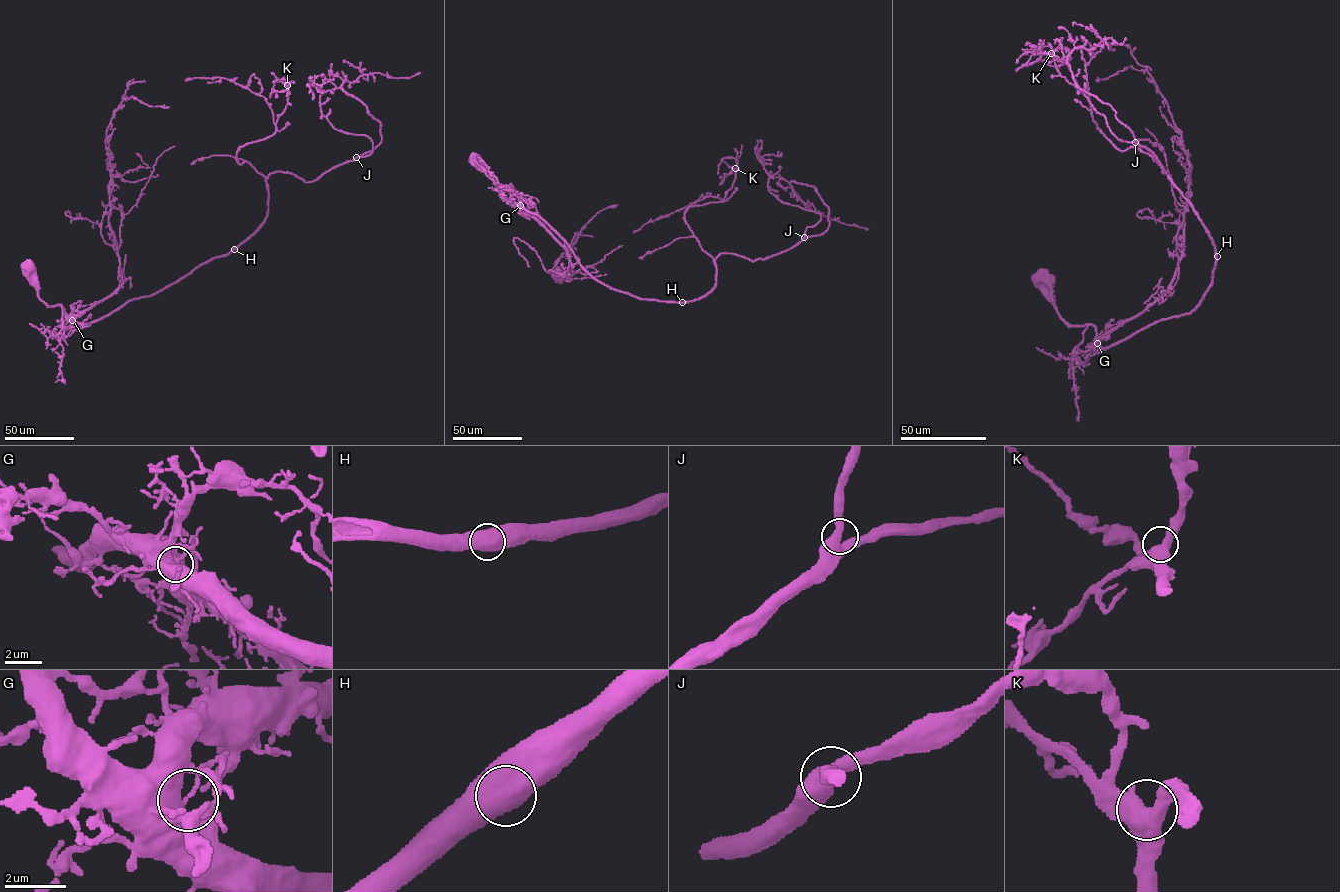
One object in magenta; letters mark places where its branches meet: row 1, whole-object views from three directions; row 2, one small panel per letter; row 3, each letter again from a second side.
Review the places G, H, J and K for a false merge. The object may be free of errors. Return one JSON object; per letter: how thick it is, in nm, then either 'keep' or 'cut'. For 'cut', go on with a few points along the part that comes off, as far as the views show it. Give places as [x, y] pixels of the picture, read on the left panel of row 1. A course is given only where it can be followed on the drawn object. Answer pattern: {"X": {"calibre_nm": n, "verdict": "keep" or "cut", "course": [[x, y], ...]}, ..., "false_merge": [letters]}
{"G": {"calibre_nm": 440, "verdict": "keep"}, "H": {"calibre_nm": 850, "verdict": "keep"}, "J": {"calibre_nm": 480, "verdict": "keep"}, "K": {"calibre_nm": 550, "verdict": "keep"}, "false_merge": []}

